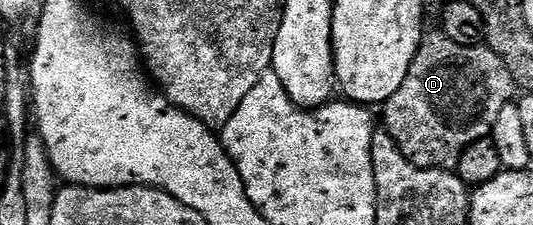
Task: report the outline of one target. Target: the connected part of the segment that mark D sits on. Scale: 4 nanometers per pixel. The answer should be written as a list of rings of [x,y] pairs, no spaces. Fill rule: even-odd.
[[[434,31],[421,42],[419,51],[411,63],[411,71],[407,71],[407,79],[403,79],[403,87],[391,95],[383,106],[385,112],[384,132],[391,135],[399,151],[411,163],[424,169],[456,170],[459,155],[471,143],[490,136],[495,127],[495,119],[499,119],[499,111],[514,100],[515,86],[511,79],[511,71],[484,44],[471,47],[459,47],[459,43],[451,43],[445,34]]]

